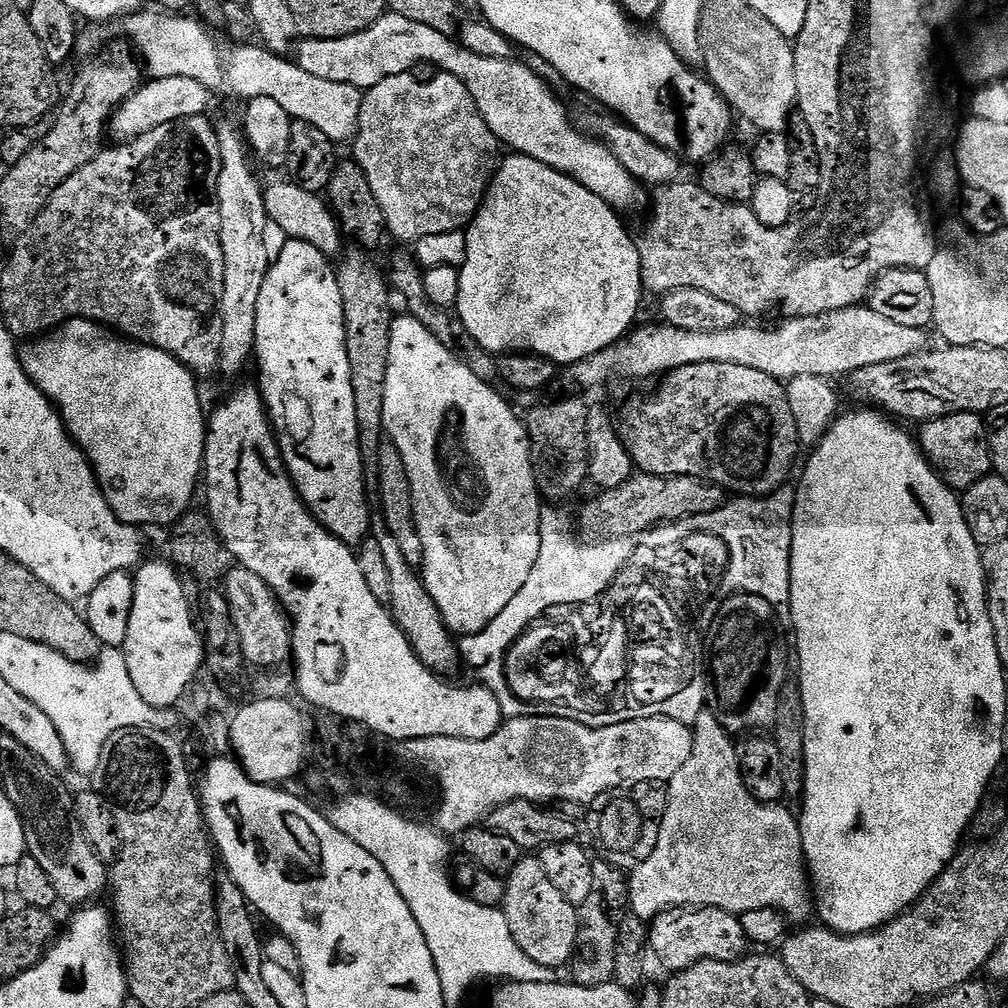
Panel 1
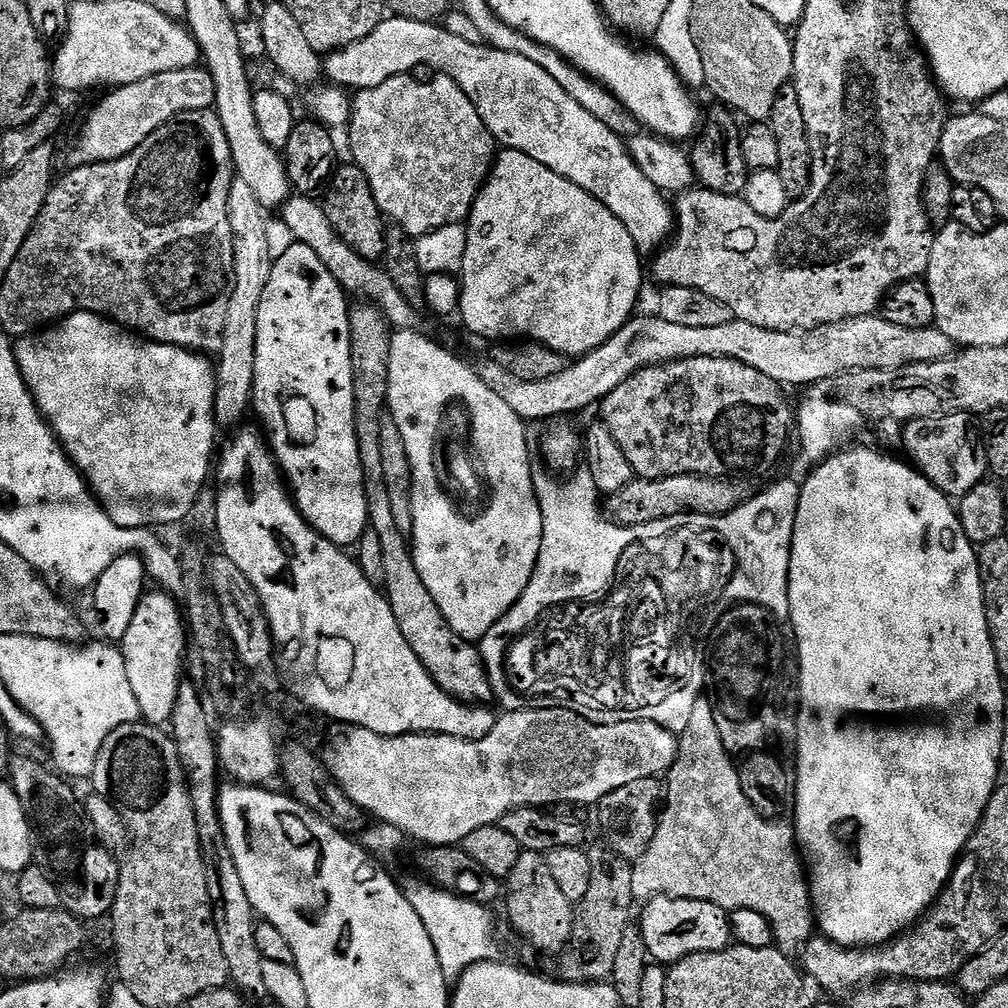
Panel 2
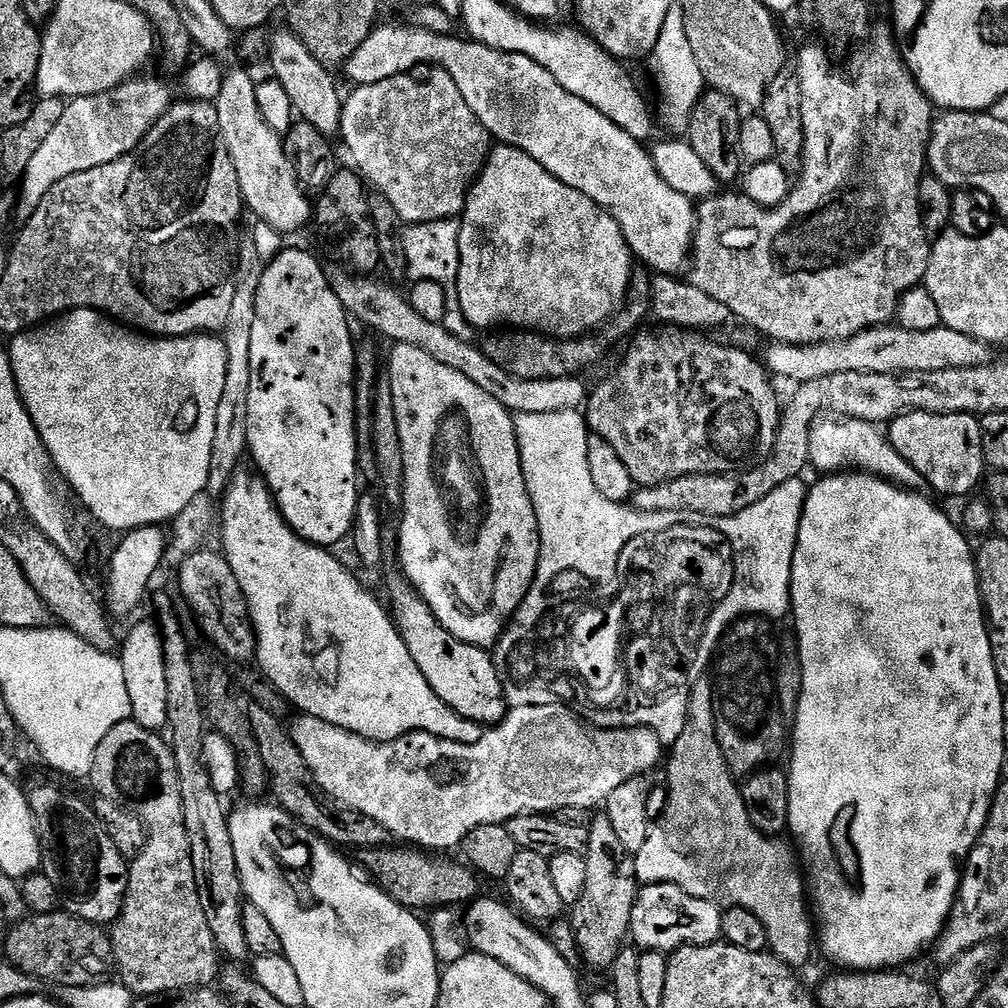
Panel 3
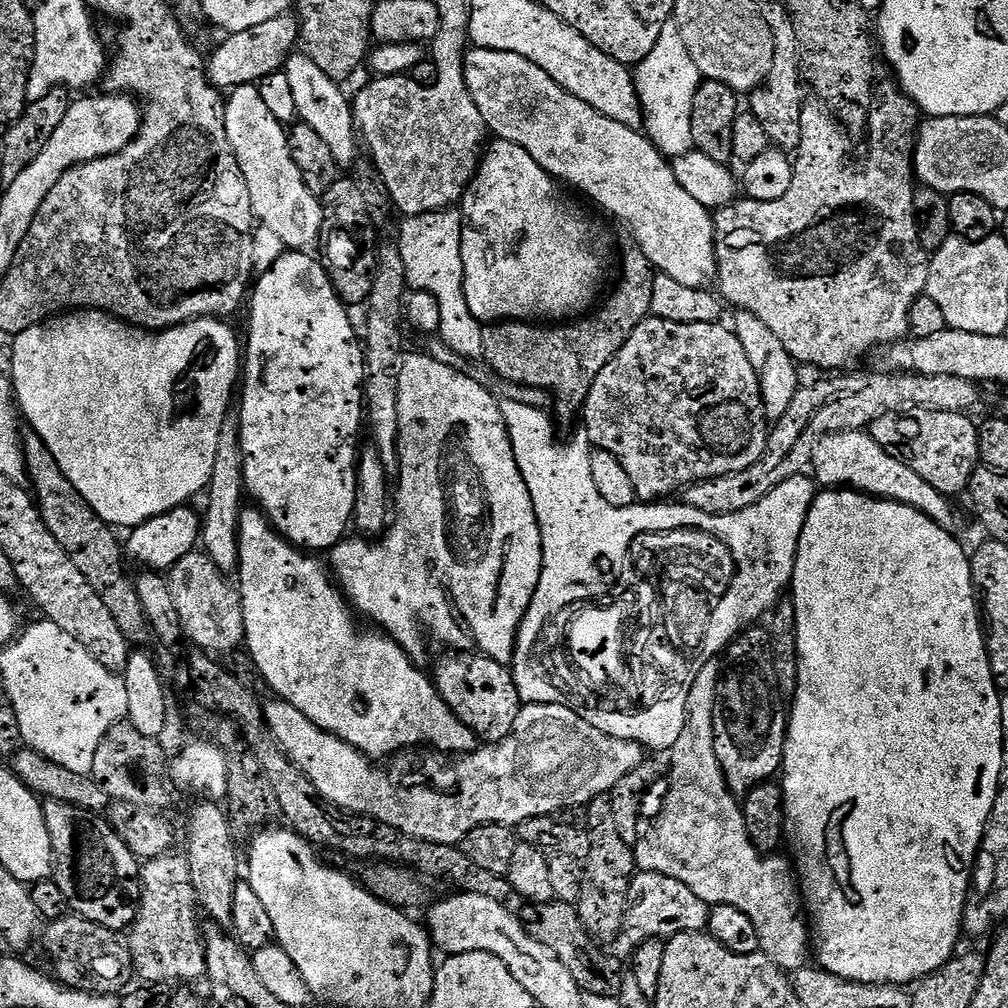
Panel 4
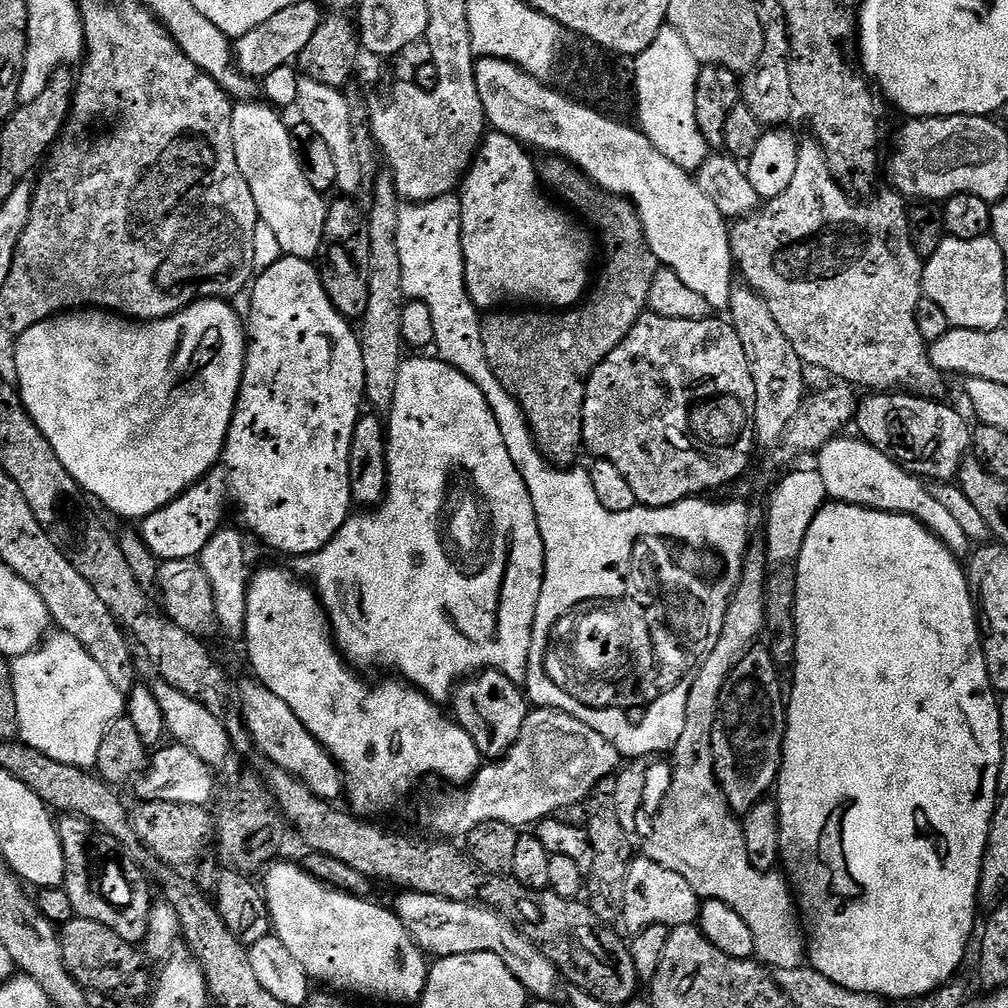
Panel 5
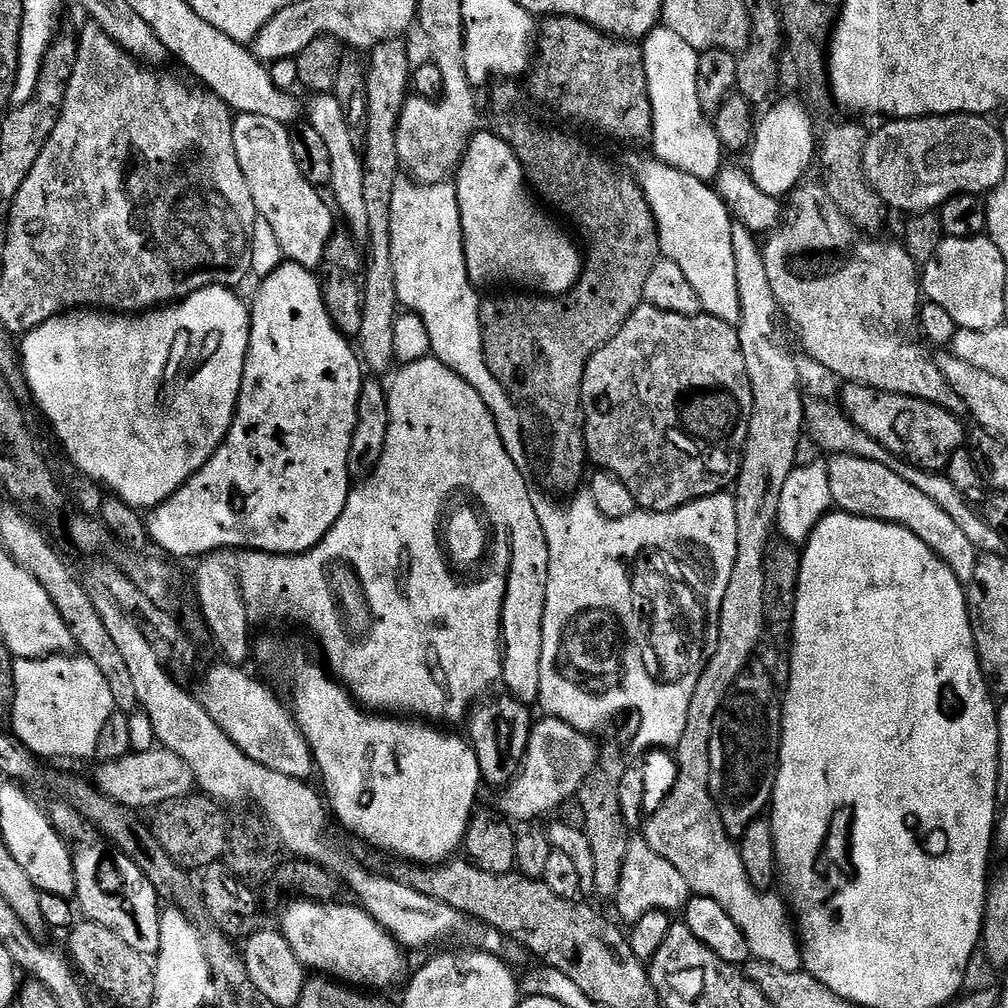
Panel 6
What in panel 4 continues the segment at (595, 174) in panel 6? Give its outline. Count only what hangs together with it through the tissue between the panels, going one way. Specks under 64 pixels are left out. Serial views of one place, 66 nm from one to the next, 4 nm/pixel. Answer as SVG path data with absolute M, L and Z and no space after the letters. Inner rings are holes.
M629 246L620 260L620 281L617 282L616 289L609 294L608 301L604 305L601 303L587 318L560 322L555 326L537 326L535 323L523 320L489 323L482 334L483 363L503 380L509 380L511 384L540 388L543 392L549 393L554 401L554 408L556 404L557 417L572 416L575 412L577 415L584 407L584 399L590 394L590 386L594 378L602 374L602 366L606 366L606 362L610 362L610 358L614 358L614 354L622 350L626 338L630 338L630 334L634 334L637 326L648 319L652 311L650 297L654 294L654 278L657 275L646 254L642 254L640 248Z

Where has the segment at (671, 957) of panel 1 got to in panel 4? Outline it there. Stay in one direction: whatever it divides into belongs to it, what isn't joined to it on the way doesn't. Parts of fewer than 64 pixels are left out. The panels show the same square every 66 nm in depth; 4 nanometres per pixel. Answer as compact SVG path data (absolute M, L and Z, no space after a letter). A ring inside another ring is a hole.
M637 871L630 882L622 936L629 940L629 945L635 946L647 940L666 942L678 934L702 932L707 929L709 911L710 905L702 902L702 898L698 898L690 886L678 882L678 878L657 872Z

